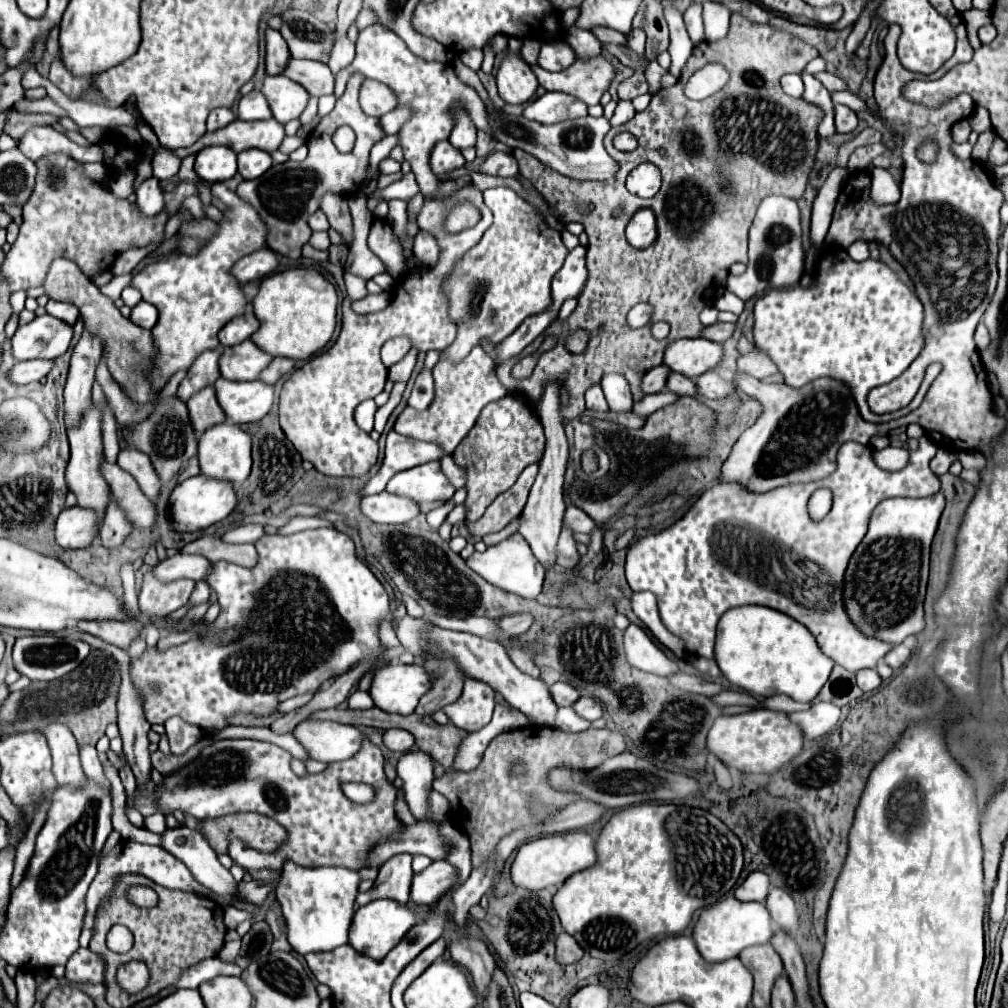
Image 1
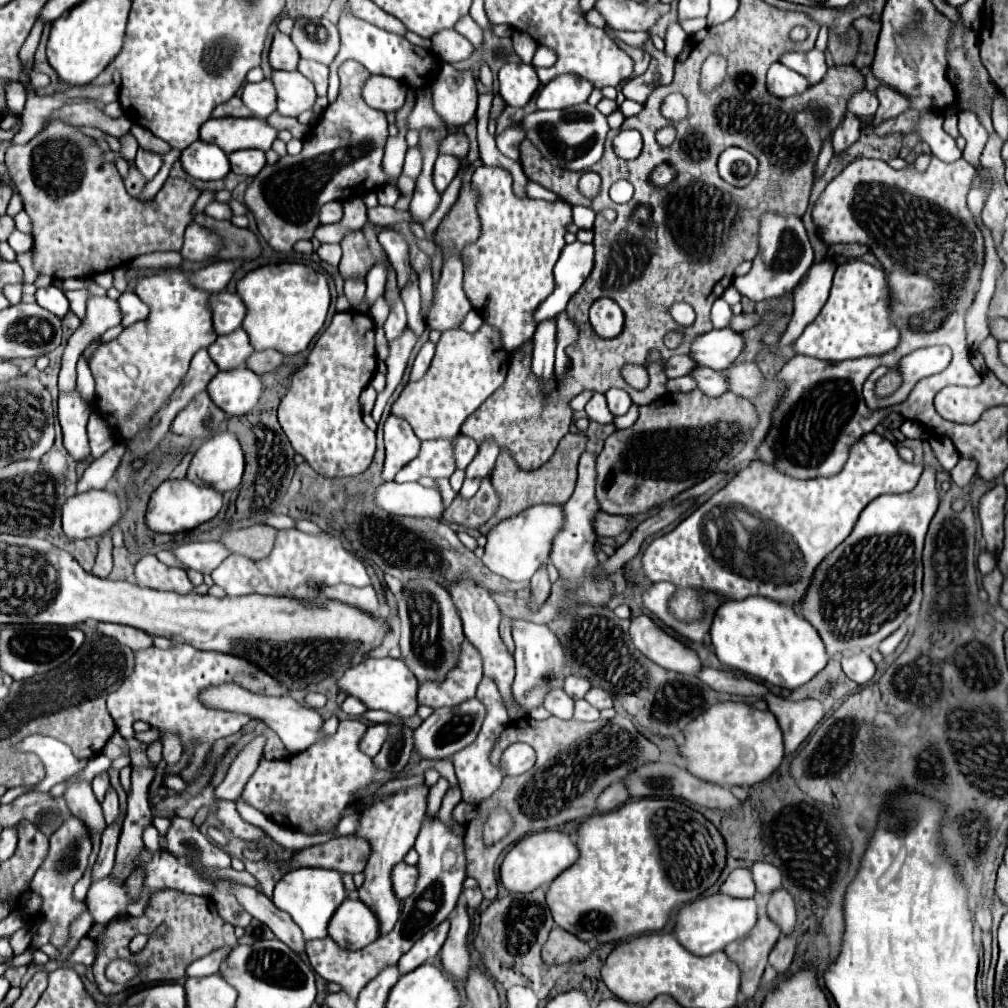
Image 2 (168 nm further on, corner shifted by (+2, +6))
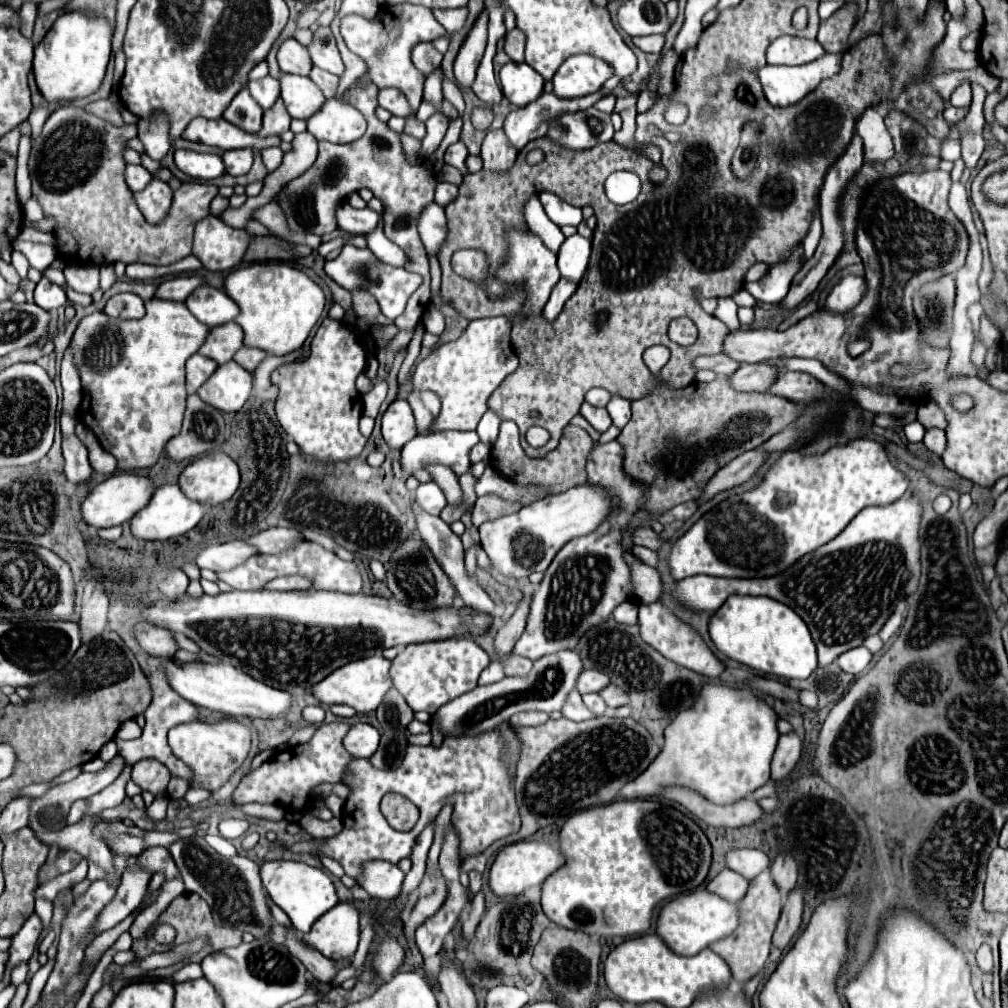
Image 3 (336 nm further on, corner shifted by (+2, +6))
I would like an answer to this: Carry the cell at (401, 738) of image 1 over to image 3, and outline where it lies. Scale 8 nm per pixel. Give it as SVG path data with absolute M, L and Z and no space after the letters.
M353 724L343 738L343 746L355 758L371 758L379 746L379 732L371 724Z

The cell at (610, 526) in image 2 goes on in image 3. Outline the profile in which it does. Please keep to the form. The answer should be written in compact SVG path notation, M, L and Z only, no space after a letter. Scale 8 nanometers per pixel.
M639 528L639 530L635 530L635 534L633 534L633 544L635 546L645 546L645 548L651 548L651 550L659 550L661 548L661 544L663 544L663 540L659 538L659 534L655 534L651 528Z

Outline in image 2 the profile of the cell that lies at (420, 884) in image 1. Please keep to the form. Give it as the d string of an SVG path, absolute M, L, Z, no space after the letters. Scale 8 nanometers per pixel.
M401 862L397 864L397 868L393 868L393 890L397 892L399 900L405 900L415 892L417 878L419 878L417 866L409 866Z

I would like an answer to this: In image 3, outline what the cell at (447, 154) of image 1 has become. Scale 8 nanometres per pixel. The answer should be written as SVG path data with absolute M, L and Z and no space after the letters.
M441 182L435 190L435 202L445 208L447 204L451 204L455 198L459 196L459 188L455 184L449 184L449 182Z

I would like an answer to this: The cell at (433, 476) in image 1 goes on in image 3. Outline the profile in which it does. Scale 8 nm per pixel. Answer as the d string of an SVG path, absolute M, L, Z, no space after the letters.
M445 430L427 436L415 436L401 450L401 464L407 474L427 464L445 464L457 476L465 474L471 468L469 450L479 442L477 432L457 432Z

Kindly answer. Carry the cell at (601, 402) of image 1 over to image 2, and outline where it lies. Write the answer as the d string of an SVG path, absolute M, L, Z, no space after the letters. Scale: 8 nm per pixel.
M595 392L595 394L591 396L591 400L589 400L587 406L585 406L585 412L587 412L589 420L595 420L595 422L599 422L599 424L609 424L609 422L613 422L613 414L611 414L609 408L607 408L607 400L605 400L605 396L599 394L599 392Z

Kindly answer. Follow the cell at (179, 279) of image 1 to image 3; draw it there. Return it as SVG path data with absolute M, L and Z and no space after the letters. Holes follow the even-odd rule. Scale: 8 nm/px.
M153 298L145 302L145 308L147 314L139 320L111 320L109 316L101 316L101 312L93 312L79 322L71 338L73 362L79 370L83 388L83 402L79 408L81 422L93 430L101 446L115 456L119 472L153 466L165 444L181 430L187 398L185 362L201 348L205 334L209 332L209 328L201 324L183 302ZM111 334L117 344L117 354L111 352Z

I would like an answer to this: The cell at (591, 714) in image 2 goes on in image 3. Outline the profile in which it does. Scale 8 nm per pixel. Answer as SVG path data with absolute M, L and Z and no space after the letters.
M591 692L591 694L583 694L583 702L585 702L595 714L605 714L605 710L607 710L605 700L603 700L599 694L595 694L595 692Z

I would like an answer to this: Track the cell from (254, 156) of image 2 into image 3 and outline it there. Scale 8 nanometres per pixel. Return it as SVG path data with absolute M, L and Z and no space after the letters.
M241 148L241 150L227 150L223 152L223 164L225 164L225 172L231 176L241 176L247 174L251 164L253 164L253 152L249 148Z

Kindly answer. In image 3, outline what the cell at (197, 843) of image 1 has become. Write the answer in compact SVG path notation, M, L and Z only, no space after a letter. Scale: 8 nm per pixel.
M289 932L287 934L287 948L289 952L293 952L293 956L297 956L305 968L309 970L309 974L319 980L319 982L325 982L325 984L331 984L333 978L337 976L337 964L325 956L321 956L315 948L309 948L305 946L297 932Z

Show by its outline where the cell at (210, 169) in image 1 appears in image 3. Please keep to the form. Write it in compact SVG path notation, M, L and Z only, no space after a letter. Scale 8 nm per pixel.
M175 150L175 164L183 174L189 174L195 180L213 180L225 174L225 166L219 154Z

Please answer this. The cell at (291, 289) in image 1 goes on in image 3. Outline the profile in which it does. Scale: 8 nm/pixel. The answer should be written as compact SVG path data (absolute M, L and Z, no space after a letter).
M285 264L237 268L225 278L225 292L241 310L235 322L243 328L243 344L277 356L303 346L325 306L323 290L305 272Z

